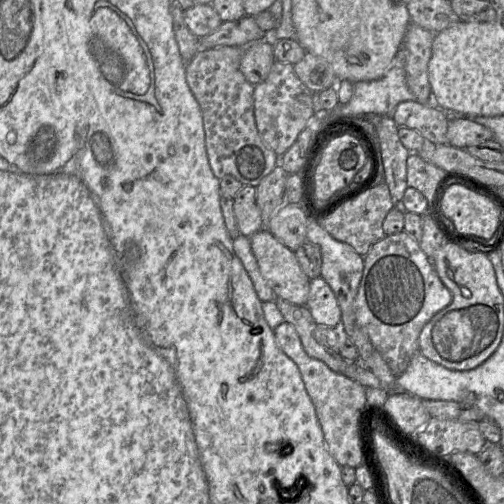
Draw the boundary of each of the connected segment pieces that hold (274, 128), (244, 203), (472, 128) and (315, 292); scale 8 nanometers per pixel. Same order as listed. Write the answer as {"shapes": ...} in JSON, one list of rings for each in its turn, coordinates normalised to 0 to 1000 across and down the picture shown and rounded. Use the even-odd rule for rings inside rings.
{"shapes":[[[[548,119],[532,153],[504,173],[504,228],[520,280],[558,312],[589,280],[623,226],[621,183],[589,153],[583,129]]],[[[482,369],[462,393],[474,462],[496,470],[524,452],[524,435],[508,403],[508,371]]],[[[931,234],[893,236],[887,256],[889,286],[907,294],[927,294],[964,278],[980,276],[978,262]]],[[[641,552],[617,554],[607,609],[629,645],[647,649],[675,647],[677,615],[671,597]]]]}

